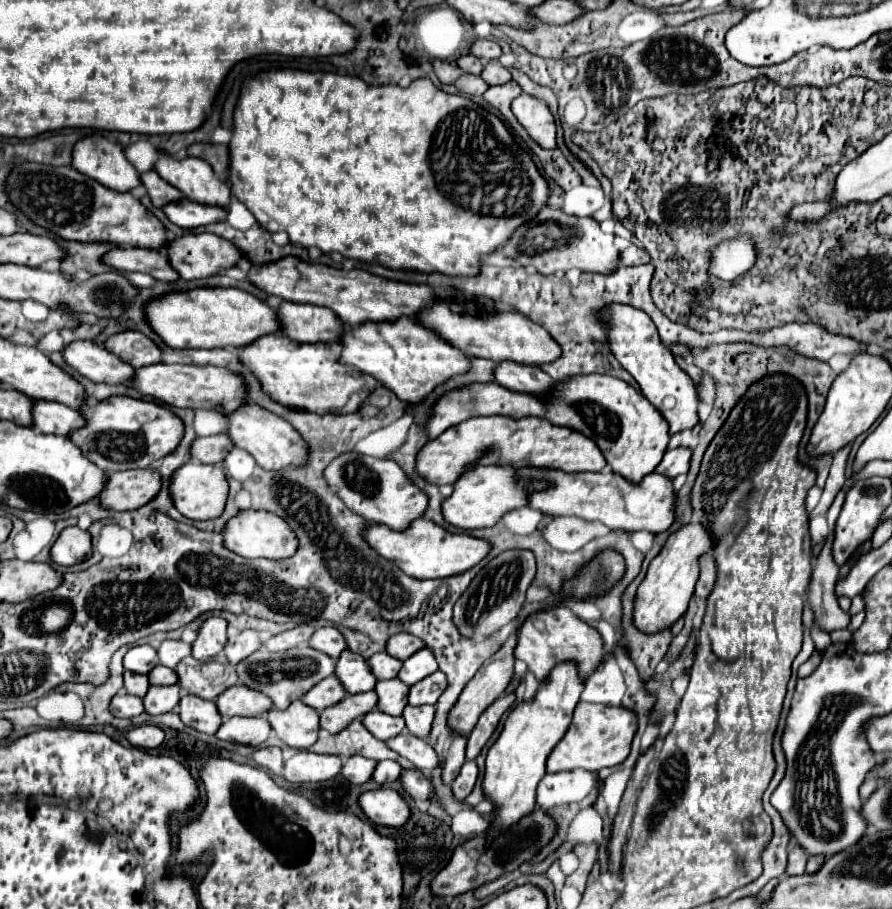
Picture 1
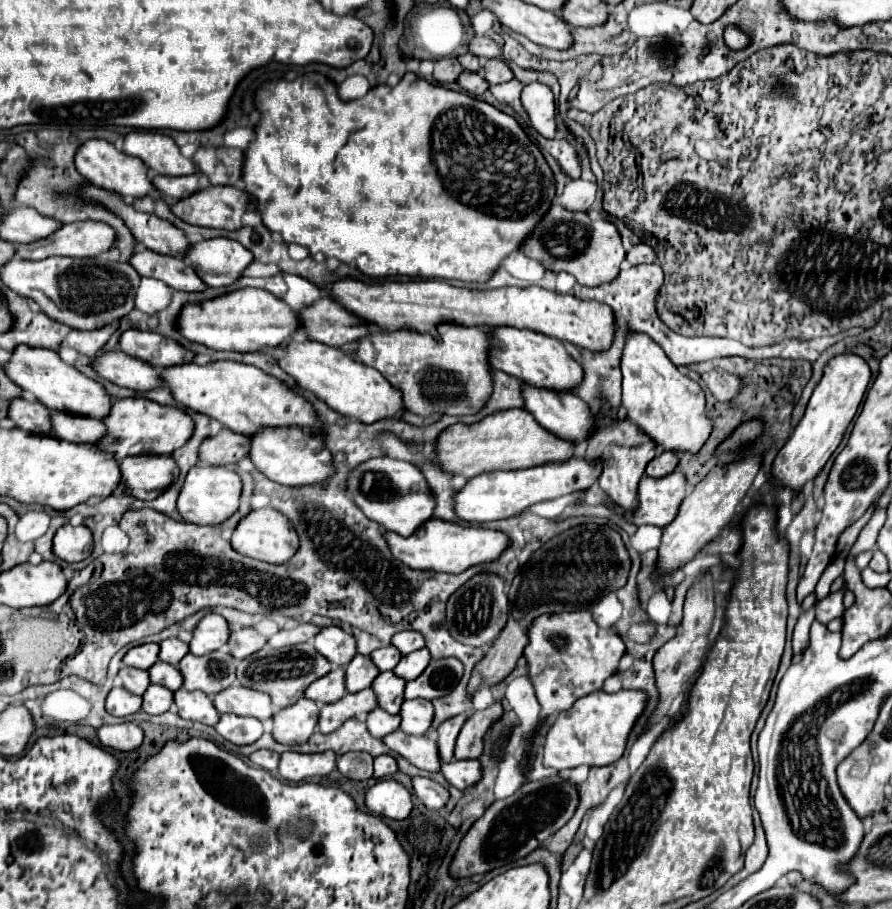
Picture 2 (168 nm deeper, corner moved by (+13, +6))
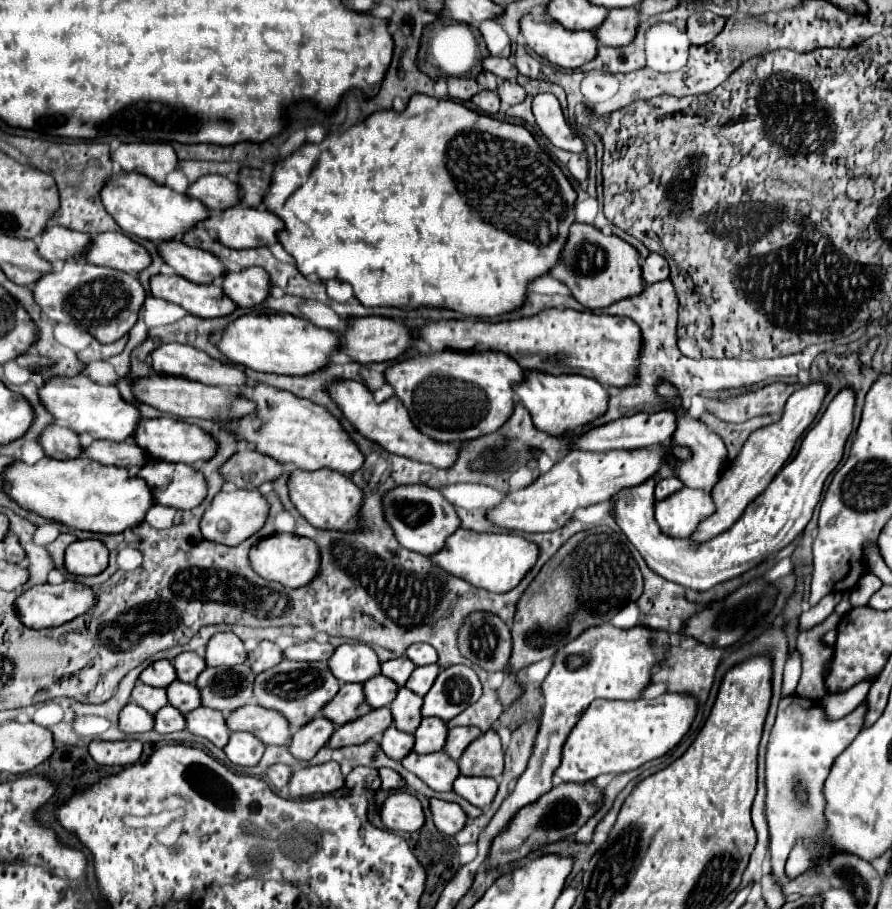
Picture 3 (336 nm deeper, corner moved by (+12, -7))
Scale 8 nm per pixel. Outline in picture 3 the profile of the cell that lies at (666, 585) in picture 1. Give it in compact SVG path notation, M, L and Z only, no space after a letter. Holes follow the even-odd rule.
M813 381L809 383L805 389L795 391L783 409L783 415L779 421L757 429L749 435L749 439L745 441L741 453L729 463L729 467L723 471L723 477L719 481L719 485L715 485L711 497L717 505L717 513L711 515L707 521L703 521L699 525L699 529L695 531L695 535L691 537L693 541L709 541L711 537L727 531L745 511L745 507L765 491L765 487L773 481L773 477L781 471L781 467L785 465L785 461L789 459L789 455L793 453L793 447L797 443L797 439L803 435L803 431L813 423L813 419L817 417L821 403L825 399L829 391L829 385L825 381Z

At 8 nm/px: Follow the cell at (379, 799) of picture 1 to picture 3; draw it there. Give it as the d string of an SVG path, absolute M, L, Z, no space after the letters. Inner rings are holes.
M395 791L387 797L381 809L381 821L389 831L413 833L425 823L421 801L405 791Z

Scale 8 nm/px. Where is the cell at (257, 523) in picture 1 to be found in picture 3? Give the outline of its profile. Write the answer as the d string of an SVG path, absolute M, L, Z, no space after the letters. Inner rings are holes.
M275 533L267 539L261 539L251 549L249 561L251 561L251 567L255 569L255 573L259 573L263 579L277 581L277 583L291 587L291 589L299 589L299 587L309 585L319 575L319 567L321 567L317 543L307 537L293 535L293 533Z

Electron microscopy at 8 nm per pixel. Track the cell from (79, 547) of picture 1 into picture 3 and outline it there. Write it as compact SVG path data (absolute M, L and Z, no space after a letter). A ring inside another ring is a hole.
M99 539L75 541L65 551L65 567L73 575L99 575L109 565L109 549Z

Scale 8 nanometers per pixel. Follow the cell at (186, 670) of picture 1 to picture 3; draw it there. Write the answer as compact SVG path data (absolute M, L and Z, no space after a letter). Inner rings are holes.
M251 665L207 667L195 685L203 691L203 705L217 709L223 715L229 715L231 711L253 701Z

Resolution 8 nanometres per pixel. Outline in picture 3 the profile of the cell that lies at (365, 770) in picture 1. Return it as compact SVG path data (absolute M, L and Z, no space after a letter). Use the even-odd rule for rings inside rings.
M355 767L345 779L345 787L351 791L363 791L363 789L377 791L381 787L379 771L371 767Z

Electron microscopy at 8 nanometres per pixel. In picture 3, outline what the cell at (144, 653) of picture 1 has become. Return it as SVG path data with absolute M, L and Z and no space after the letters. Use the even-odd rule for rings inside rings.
M155 661L151 663L143 673L141 673L141 681L153 687L169 687L173 681L177 679L175 667L171 665L171 661Z

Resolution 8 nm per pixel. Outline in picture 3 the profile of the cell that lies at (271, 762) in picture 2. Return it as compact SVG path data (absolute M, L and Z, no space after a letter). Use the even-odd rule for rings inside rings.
M275 763L275 765L271 765L271 767L265 771L265 779L267 779L275 789L283 789L283 787L289 783L291 775L293 775L293 767L289 767L289 765L285 765L285 763Z

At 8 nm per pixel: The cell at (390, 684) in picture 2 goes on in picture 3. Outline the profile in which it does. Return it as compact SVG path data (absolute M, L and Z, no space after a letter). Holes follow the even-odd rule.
M401 687L399 697L395 697L395 701L391 703L393 725L405 733L415 733L415 729L423 719L421 707L423 707L423 697L417 697L407 687Z

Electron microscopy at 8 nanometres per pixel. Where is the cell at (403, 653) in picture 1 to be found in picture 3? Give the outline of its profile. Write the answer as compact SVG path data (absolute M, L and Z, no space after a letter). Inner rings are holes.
M419 643L419 645L411 645L407 649L407 657L415 663L415 665L431 665L431 663L437 663L439 655L437 651L427 645L427 643Z

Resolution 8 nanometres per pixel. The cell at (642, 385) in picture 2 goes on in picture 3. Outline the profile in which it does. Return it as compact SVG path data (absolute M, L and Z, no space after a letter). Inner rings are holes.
M659 383L657 385L657 393L673 403L673 409L679 413L679 425L677 425L677 431L675 431L675 437L673 437L673 443L677 445L687 445L691 449L691 453L695 453L695 457L691 457L691 461L687 461L687 465L683 465L683 469L679 473L675 473L685 487L695 487L695 489L703 489L707 493L711 493L711 489L719 483L721 479L721 471L723 471L723 465L725 465L725 459L727 459L727 447L725 443L711 431L707 431L705 423L703 421L697 421L693 419L687 411L683 411L679 405L681 405L681 399L679 395L675 393L675 387L673 385L667 385L667 383Z

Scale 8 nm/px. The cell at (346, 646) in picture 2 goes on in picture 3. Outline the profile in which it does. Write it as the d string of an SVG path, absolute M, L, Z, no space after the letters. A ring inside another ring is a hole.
M345 643L331 657L331 671L343 683L367 683L381 673L377 653L365 643Z

